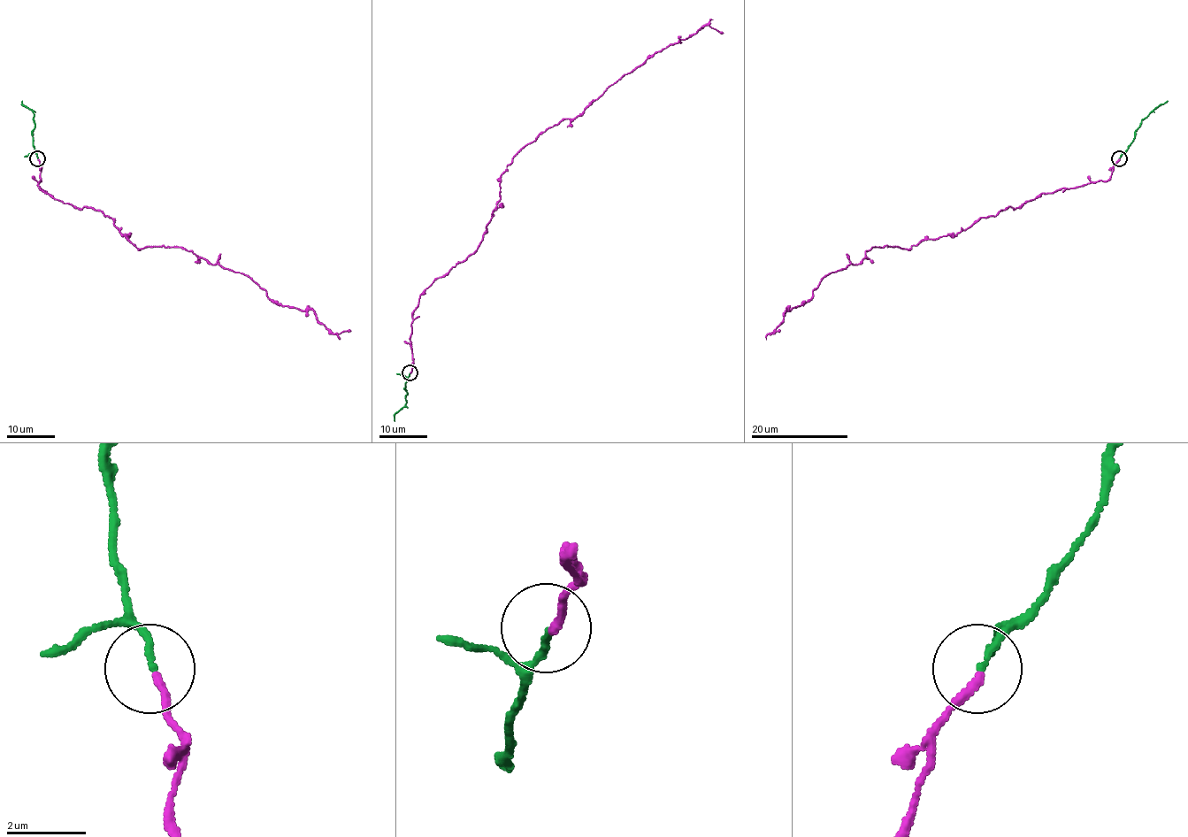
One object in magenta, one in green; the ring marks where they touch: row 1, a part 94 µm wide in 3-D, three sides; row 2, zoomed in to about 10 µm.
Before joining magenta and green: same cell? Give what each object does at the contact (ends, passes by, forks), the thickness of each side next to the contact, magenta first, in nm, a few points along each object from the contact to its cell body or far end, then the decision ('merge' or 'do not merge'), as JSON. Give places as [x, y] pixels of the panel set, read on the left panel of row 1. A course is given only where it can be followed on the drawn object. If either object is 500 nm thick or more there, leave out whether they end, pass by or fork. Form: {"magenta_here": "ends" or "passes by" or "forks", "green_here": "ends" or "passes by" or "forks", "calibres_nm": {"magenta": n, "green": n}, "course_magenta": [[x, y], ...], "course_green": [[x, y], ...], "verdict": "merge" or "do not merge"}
{"magenta_here": "ends", "green_here": "ends", "calibres_nm": {"magenta": 200, "green": 160}, "course_magenta": [[37, 159], [39, 188], [110, 217], [139, 249], [180, 248], [351, 331]], "course_green": [[37, 157], [33, 143], [34, 113], [22, 101]], "verdict": "do not merge"}

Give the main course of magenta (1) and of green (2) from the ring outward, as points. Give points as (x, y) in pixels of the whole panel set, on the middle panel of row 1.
1: (410, 372), (418, 298), (478, 249), (500, 199), (500, 176), (511, 159), (655, 52), (707, 25), (724, 33)
2: (410, 372), (405, 384), (406, 403), (394, 416), (394, 420)

